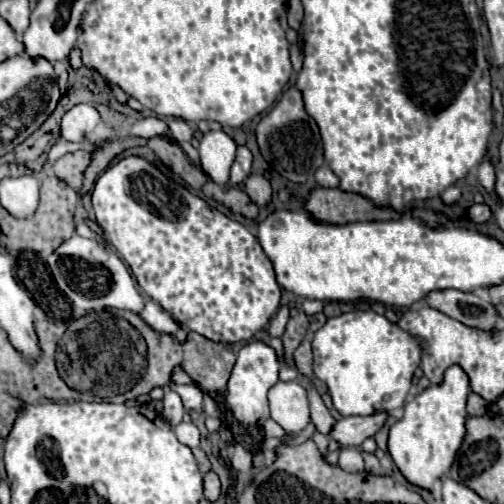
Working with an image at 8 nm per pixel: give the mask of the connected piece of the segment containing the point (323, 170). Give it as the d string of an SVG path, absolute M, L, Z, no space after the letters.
M322 165L318 171L316 171L316 183L320 187L338 187L338 177L332 173L332 169L328 165Z

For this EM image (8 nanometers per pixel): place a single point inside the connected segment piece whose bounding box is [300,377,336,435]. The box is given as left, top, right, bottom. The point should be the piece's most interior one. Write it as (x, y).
(323, 421)

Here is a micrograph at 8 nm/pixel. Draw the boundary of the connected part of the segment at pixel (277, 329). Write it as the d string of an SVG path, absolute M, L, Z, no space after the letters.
M281 306L276 318L272 319L268 324L268 332L273 337L281 337L288 322L289 309L288 307Z

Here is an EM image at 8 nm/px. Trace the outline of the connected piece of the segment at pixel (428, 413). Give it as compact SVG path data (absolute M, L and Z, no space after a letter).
M452 365L452 367L446 369L442 385L430 385L424 393L416 395L414 401L404 405L404 417L390 427L388 453L392 455L396 467L400 469L400 473L404 475L404 479L408 483L432 491L434 481L444 477L450 471L452 461L456 457L456 449L460 449L460 441L464 441L464 435L466 435L464 421L468 417L468 413L466 413L466 397L468 397L468 393L470 393L468 375L458 365Z

